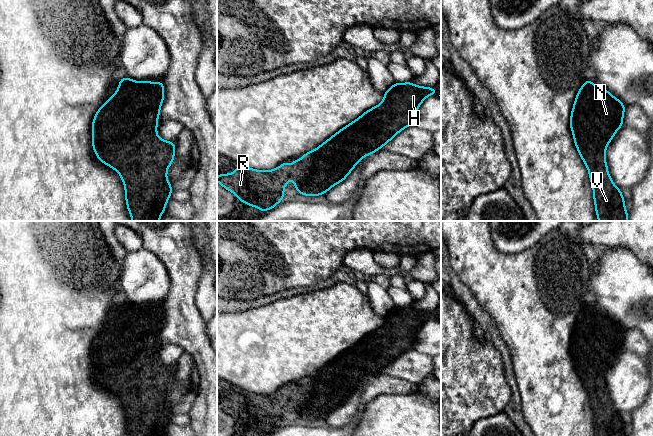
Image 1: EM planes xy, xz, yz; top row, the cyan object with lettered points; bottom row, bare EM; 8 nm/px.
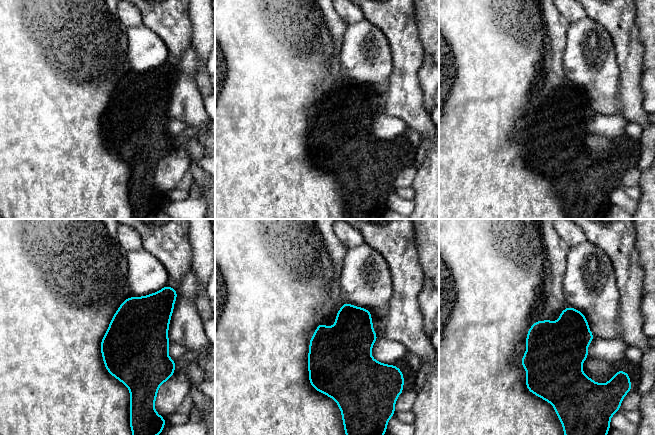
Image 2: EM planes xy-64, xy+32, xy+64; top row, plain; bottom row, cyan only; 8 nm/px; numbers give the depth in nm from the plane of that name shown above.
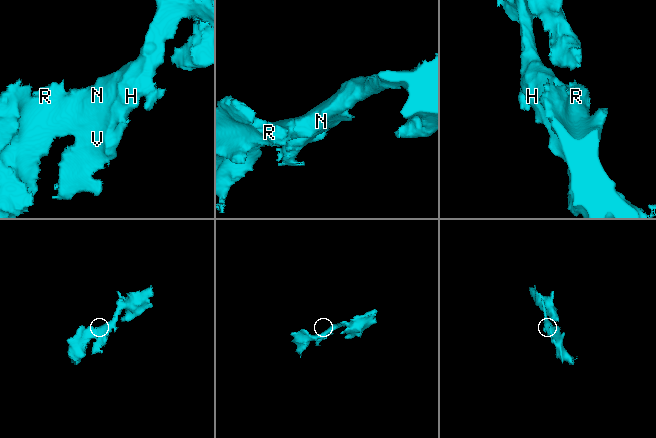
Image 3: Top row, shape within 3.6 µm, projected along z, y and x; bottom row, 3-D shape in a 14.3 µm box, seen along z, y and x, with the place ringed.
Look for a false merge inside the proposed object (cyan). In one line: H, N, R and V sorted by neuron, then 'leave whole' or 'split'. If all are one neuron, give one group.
H N R V; leave whole

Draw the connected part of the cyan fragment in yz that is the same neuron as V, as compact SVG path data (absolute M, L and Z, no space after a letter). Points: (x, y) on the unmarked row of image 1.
M589 302L583 307L577 317L571 335L570 352L575 370L588 392L593 411L593 421L596 436L627 436L621 413L614 409L608 398L605 375L617 354L623 350L625 329L601 310L593 308Z

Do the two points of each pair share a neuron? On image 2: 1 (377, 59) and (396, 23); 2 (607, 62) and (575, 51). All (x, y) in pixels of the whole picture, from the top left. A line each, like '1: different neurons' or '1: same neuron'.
1: different neurons
2: same neuron

